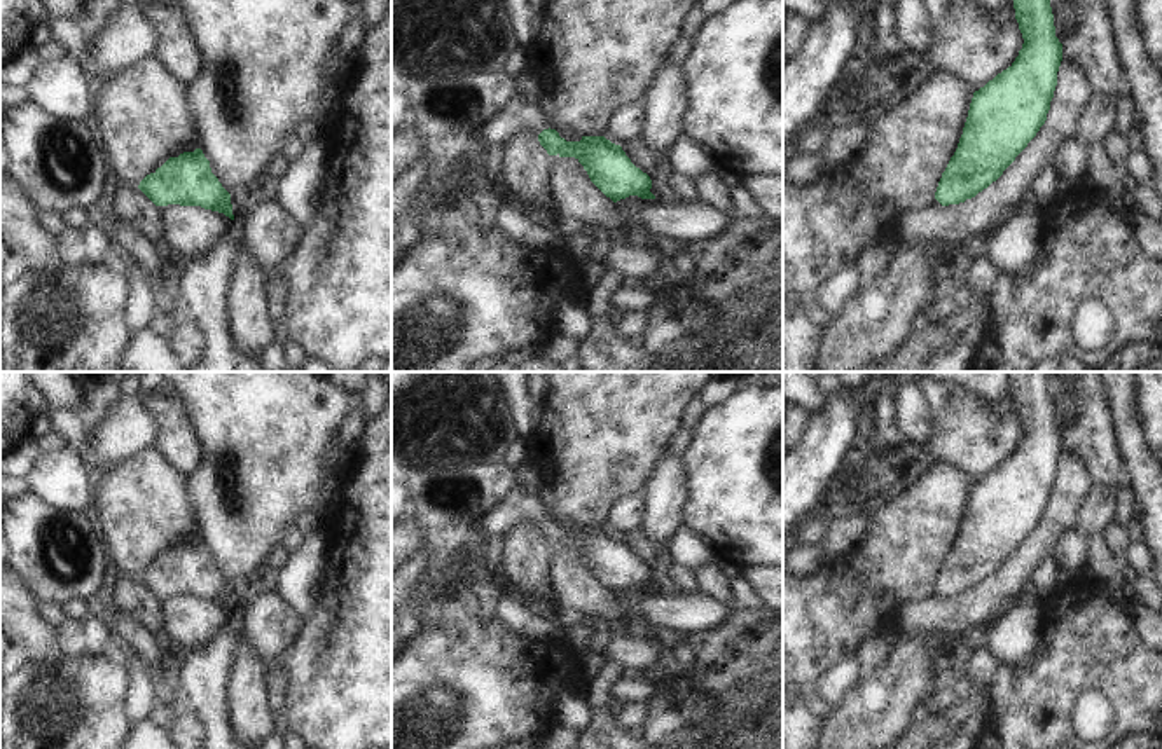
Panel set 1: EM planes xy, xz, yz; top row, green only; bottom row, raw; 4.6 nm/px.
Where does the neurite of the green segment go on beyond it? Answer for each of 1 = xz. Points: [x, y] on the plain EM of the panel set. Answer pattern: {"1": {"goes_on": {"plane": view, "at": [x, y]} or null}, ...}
{"1": {"goes_on": {"plane": "xz", "at": [516, 507]}}}

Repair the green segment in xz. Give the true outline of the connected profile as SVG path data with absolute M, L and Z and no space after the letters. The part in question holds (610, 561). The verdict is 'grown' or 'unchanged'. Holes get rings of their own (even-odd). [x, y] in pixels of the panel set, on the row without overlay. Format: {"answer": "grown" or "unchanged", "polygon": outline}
{"answer": "grown", "polygon": "M514 487L500 503L481 517L481 533L486 536L505 534L510 527L528 522L535 526L549 545L552 557L559 548L575 548L587 562L591 573L613 594L629 587L655 590L650 583L652 571L636 559L620 536L605 527L582 527L566 533L564 526L550 520L538 496L529 496Z"}

